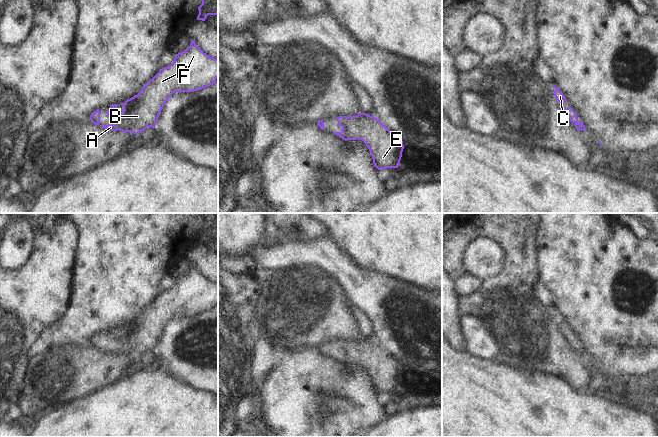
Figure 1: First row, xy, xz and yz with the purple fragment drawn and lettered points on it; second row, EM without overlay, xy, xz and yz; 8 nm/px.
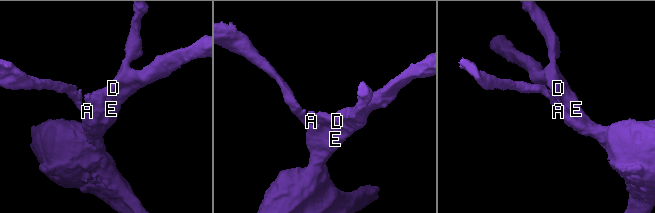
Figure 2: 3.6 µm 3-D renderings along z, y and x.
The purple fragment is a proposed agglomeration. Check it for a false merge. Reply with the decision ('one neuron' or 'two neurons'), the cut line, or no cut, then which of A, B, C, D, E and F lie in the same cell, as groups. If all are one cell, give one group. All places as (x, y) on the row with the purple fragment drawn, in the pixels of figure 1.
one neuron; cut none; groups A B C D E F

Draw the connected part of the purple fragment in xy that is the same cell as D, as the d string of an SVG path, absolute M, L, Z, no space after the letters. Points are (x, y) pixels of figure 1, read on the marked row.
M191 39L190 46L185 51L175 54L174 61L169 66L160 69L137 95L124 103L120 103L123 110L119 117L115 116L118 104L112 104L106 114L113 124L100 126L111 131L120 130L124 133L132 132L133 134L139 134L147 127L154 129L162 108L173 93L198 91L215 84L217 77L218 59L204 53Z

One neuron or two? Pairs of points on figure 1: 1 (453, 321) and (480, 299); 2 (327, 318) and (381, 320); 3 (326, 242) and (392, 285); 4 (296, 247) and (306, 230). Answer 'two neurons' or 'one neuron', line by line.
1: two neurons
2: two neurons
3: one neuron
4: two neurons

